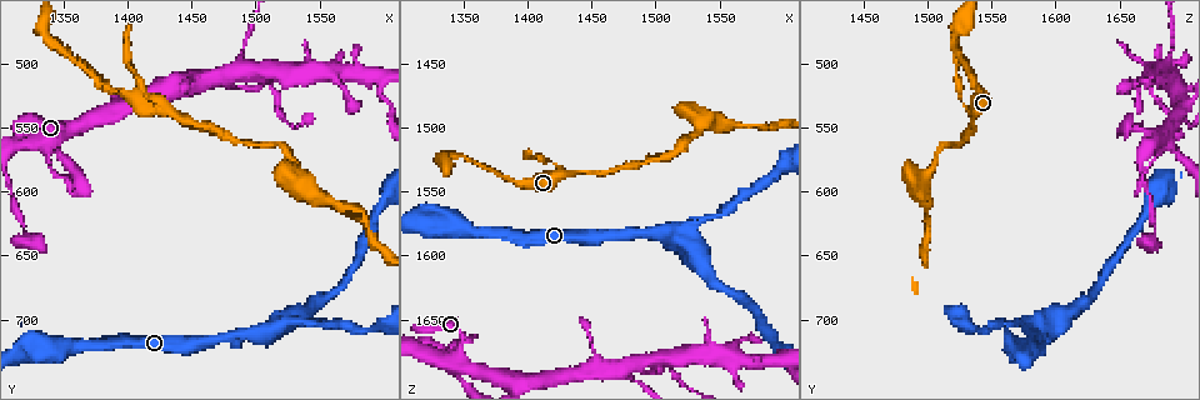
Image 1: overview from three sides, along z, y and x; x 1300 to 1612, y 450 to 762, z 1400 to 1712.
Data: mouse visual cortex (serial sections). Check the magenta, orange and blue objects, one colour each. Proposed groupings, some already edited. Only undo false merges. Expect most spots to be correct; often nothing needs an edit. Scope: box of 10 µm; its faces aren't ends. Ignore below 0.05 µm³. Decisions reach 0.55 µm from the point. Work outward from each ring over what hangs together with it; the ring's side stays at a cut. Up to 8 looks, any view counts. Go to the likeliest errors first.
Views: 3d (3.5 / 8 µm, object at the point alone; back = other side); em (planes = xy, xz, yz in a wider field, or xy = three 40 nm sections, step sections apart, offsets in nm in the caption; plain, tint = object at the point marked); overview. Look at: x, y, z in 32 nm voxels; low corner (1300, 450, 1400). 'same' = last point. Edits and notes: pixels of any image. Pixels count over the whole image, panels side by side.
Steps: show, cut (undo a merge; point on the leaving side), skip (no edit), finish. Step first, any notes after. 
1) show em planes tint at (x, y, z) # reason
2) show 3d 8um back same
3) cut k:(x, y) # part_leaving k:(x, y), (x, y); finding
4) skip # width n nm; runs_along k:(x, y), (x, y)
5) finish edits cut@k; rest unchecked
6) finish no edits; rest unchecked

show 3d 8um at (1590, 510, 1682) # sharp bend

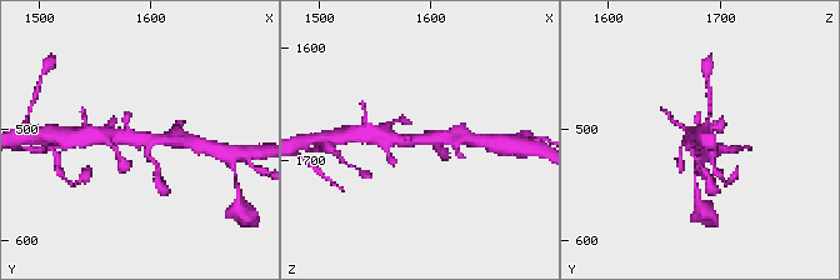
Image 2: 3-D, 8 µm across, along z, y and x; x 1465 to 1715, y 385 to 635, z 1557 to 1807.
show em xy step 2 tint same

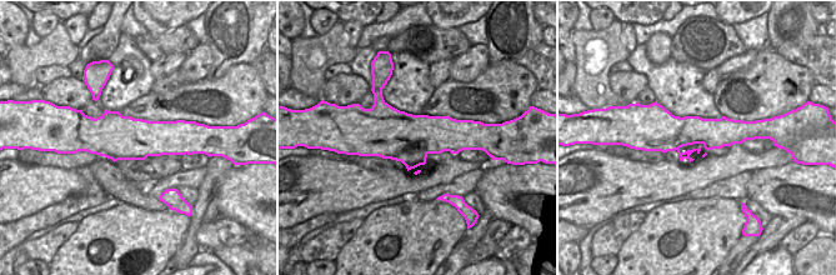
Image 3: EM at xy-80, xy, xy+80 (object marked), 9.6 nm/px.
skip # runs_along 3:(644, 136), (751, 136); continuous, no second cell

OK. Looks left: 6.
show 3d 3.5um at (1512, 708, 1584) # small branch off a trunk

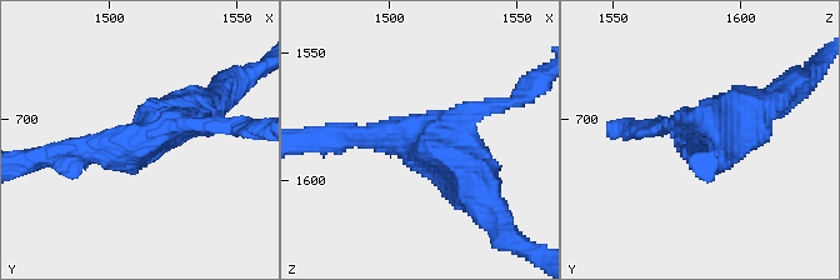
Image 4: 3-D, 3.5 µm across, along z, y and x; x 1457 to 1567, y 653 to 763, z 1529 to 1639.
show em xy step 5 tint at (1511, 709, 1584) # arms 3; arm_widths 200, 300, 600 nm; need the tissue

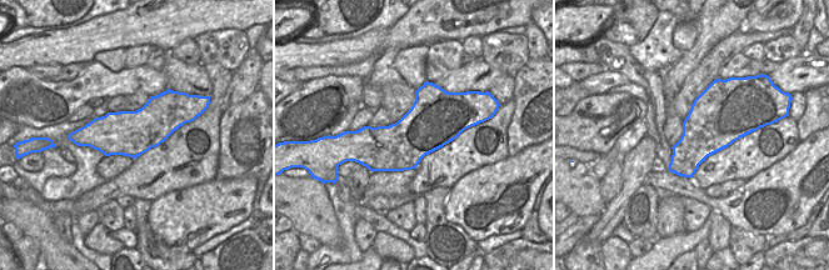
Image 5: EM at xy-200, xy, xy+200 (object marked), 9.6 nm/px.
skip # width 500 nm; runs_along 4:(359, 138), (435, 144), (489, 201); continuous, no second cell

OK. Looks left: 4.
show 3d 8um at (1440, 544, 1536) # calibre changes

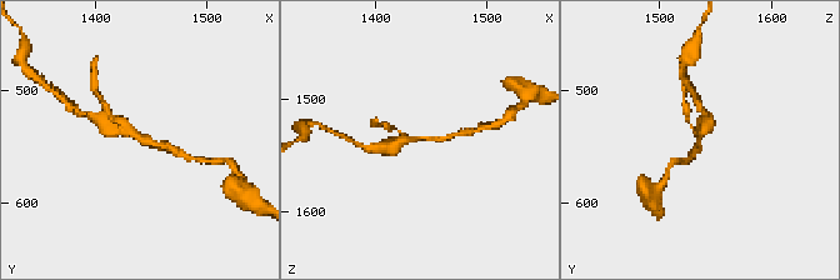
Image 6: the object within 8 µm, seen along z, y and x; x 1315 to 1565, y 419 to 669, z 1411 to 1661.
show 3d 3.5um same

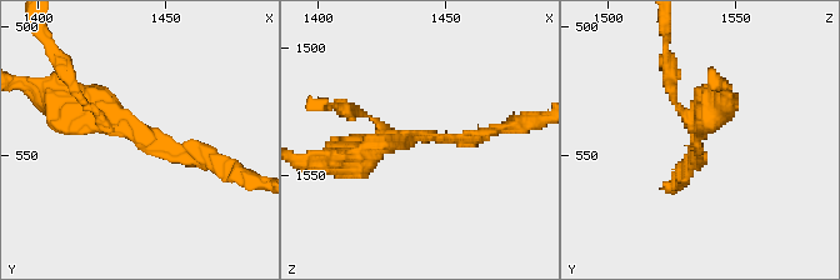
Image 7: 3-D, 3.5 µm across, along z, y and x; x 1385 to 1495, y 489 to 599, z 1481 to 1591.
show em xy step 2 tint at (1441, 543, 1534) # arm_widths 150, 400 nm; need the tissue

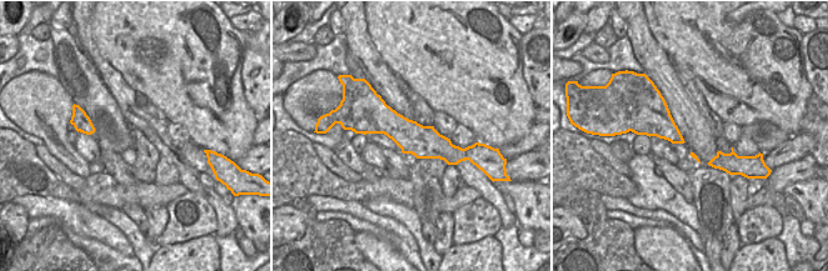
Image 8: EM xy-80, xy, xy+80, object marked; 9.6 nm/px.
cut 7:(668, 84) # a second cell is stuck on

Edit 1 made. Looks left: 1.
finish edits cut@7; rest unchecked

